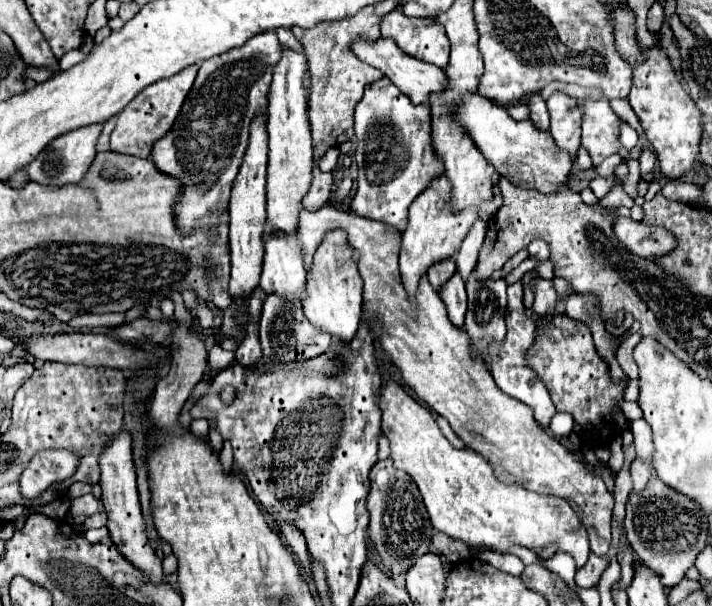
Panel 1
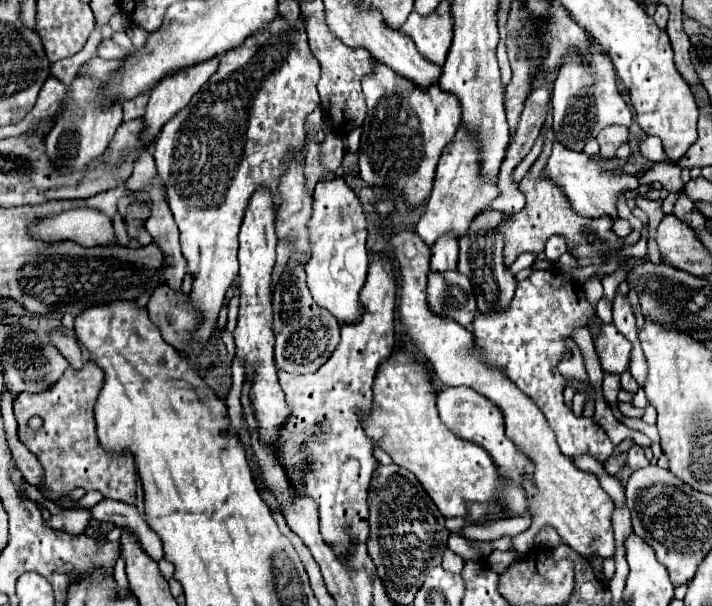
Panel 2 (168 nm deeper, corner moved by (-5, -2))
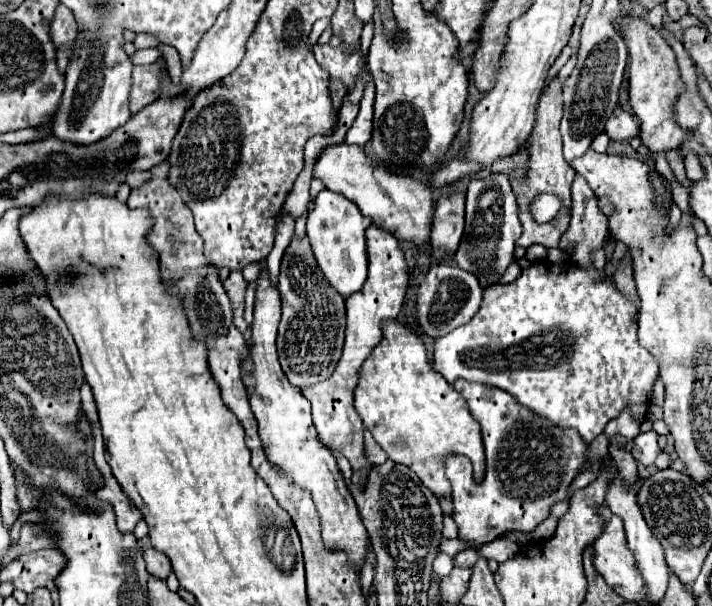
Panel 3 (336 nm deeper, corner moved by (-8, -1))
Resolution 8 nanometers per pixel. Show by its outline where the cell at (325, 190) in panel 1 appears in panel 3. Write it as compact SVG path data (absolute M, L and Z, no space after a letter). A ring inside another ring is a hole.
M321 190L313 202L313 210L307 214L307 236L311 240L313 254L323 270L327 282L343 296L349 298L353 292L359 292L367 280L367 244L365 230L371 226L371 218L363 216L355 202L343 194Z

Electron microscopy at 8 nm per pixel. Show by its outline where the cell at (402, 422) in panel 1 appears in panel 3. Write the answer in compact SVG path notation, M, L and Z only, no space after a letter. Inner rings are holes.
M383 322L383 342L375 346L371 356L361 368L361 380L355 390L355 410L365 422L367 430L387 452L387 456L399 464L405 464L413 470L421 482L439 498L451 498L451 484L445 478L445 460L449 456L467 456L475 466L475 482L481 482L485 476L485 450L481 442L479 424L471 418L465 400L457 390L445 382L445 378L433 370L427 360L427 350L423 342L409 332L399 322Z

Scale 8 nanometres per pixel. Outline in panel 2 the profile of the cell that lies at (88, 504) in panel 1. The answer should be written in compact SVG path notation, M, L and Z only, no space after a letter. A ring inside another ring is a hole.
M64 509L52 515L46 525L54 531L66 531L70 535L80 535L90 525L90 513L86 509Z

